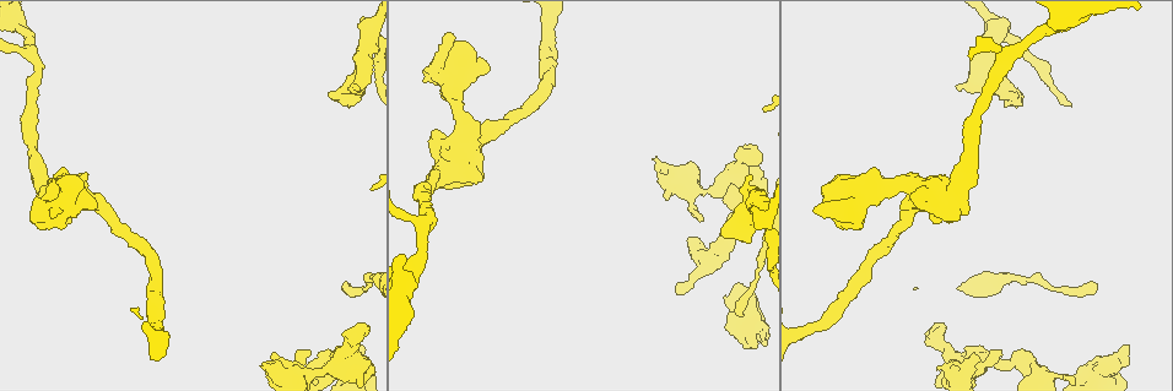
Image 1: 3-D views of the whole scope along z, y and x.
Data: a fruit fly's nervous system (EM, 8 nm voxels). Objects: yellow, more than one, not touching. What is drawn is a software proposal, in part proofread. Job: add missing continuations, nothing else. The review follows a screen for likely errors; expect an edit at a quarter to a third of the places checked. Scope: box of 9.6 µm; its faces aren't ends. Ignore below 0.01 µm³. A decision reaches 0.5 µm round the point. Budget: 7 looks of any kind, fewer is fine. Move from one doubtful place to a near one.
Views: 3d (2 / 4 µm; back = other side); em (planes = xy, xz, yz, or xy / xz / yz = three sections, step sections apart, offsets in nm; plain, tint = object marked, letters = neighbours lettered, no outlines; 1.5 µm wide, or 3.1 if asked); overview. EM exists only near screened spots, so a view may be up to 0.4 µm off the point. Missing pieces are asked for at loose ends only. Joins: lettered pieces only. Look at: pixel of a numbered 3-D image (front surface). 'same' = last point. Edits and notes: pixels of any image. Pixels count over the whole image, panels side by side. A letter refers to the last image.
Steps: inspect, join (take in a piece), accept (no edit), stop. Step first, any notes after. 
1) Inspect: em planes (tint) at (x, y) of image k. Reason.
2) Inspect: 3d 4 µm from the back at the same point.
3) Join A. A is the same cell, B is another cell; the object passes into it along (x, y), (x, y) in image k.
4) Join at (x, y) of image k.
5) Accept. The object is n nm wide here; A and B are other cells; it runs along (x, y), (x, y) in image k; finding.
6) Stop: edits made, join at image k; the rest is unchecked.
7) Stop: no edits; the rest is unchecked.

Inspect: em xz step 8 (tint) at (747, 176) of image 1. Free end.

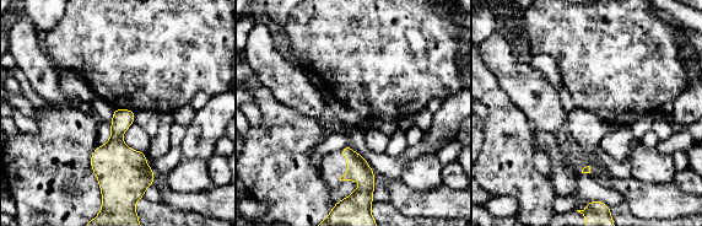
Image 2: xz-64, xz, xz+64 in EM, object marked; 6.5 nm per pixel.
Inspect: em planes (letters) at the same point. Cut it another way.

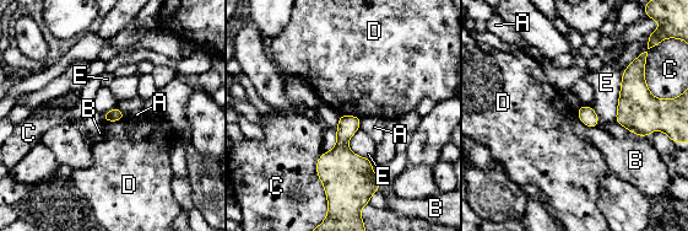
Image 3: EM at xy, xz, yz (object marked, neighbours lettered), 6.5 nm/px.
Accept. The longest contact is with C, 320 nm; A, B, C, D and E are other cells; a border runs along (340, 114), (355, 114), (361, 118) in image 3; no lettered piece goes on from it.

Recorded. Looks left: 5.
Inspect: em xz step 4 (tint) at (960, 364) of image 1. Stops while still wide.

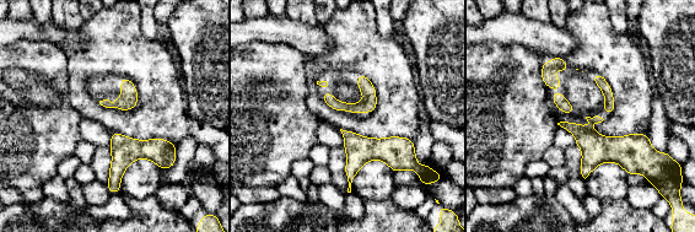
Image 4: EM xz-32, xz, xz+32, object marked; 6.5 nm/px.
Inspect: em planes (letters) at the same point.

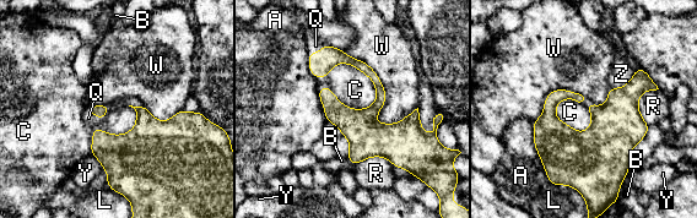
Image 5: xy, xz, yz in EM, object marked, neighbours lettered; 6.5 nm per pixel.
Join Q. Q is the same cell, A, B, C, L, R, W, Y and Z are other cells; the object passes into it along (101, 110), (92, 114), (88, 118) in image 5; it goes on there.

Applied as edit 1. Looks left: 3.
Inspect: 3d 2 µm at (348, 286) of image 1. Long arm stops here.

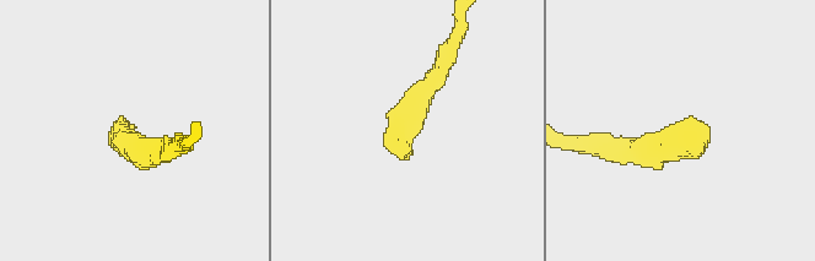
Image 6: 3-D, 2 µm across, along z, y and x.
Inspect: em planes (letters) at (127, 128) of image 6.

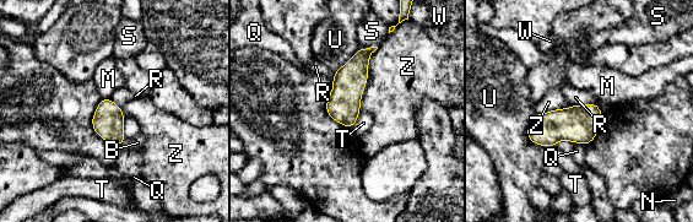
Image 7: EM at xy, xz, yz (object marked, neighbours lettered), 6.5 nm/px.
Accept. B, M, N, Q, R, S, T, U, W and Z are other cells; a border runs along (595, 103), (572, 106) in image 7; none of them fits.

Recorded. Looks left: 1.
Stop: edits made, join at image 5; the rest is unchecked.

